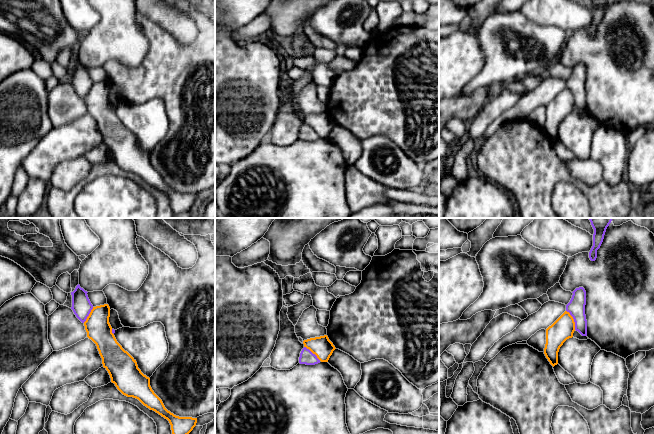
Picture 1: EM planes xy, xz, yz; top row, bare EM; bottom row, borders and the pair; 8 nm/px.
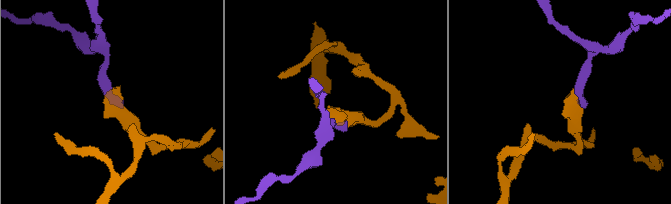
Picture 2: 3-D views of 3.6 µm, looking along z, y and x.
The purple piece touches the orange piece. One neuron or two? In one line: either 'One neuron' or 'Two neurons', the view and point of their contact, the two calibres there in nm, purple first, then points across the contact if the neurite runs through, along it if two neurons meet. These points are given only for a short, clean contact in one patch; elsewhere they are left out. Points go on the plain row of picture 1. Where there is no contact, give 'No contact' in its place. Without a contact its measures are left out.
Two neurons. Touches purple at yz (574, 96). Thickness 140 nm (purple) against 180 nm. Boundary: yz (566, 86), (573, 95), (575, 105)

